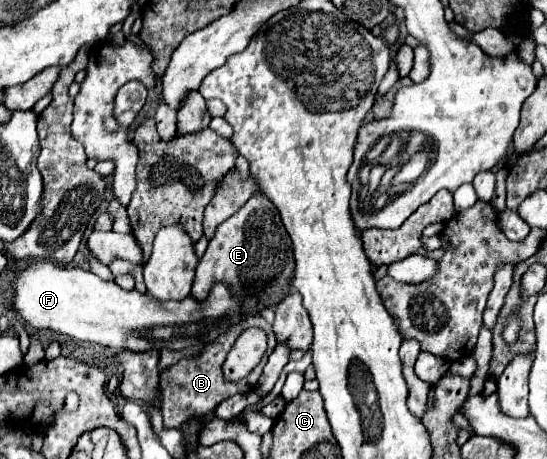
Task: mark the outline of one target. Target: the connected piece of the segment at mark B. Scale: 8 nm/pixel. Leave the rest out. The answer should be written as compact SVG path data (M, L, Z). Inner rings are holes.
M245 315L243 321L231 325L223 335L219 335L219 339L215 339L213 343L209 343L199 357L195 359L183 359L179 361L177 365L173 365L171 369L167 371L161 371L161 413L163 417L163 423L166 428L180 428L181 424L185 422L193 415L205 415L207 411L213 411L221 401L229 399L231 395L235 393L249 393L253 387L247 383L247 379L241 379L241 381L225 381L223 377L223 361L227 357L227 353L231 351L235 339L241 335L243 329L247 327L261 327L265 333L267 333L267 351L259 363L259 367L255 367L251 371L253 377L259 377L261 375L261 369L265 367L269 355L273 353L277 341L275 341L275 333L271 329L271 325L261 317L261 315Z

